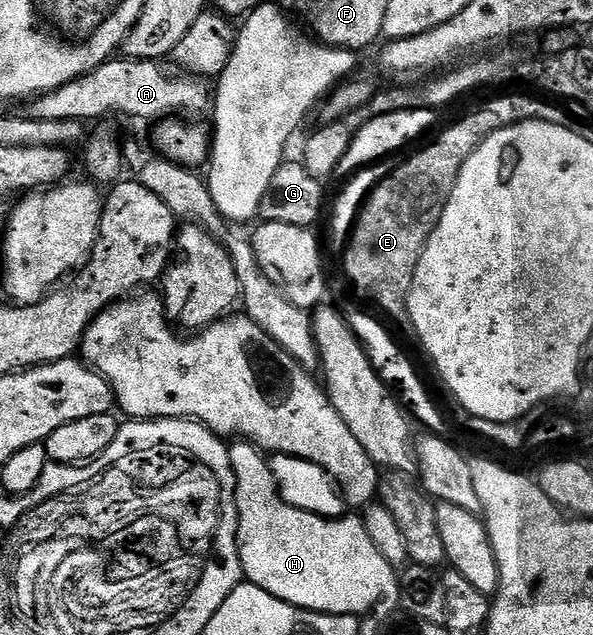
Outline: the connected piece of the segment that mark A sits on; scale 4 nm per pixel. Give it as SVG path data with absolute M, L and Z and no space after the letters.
M114 57L91 73L54 91L34 98L28 114L43 121L101 119L104 115L130 115L133 119L160 121L170 117L201 117L211 107L211 87L204 78L192 73L168 75L162 64L148 59Z

